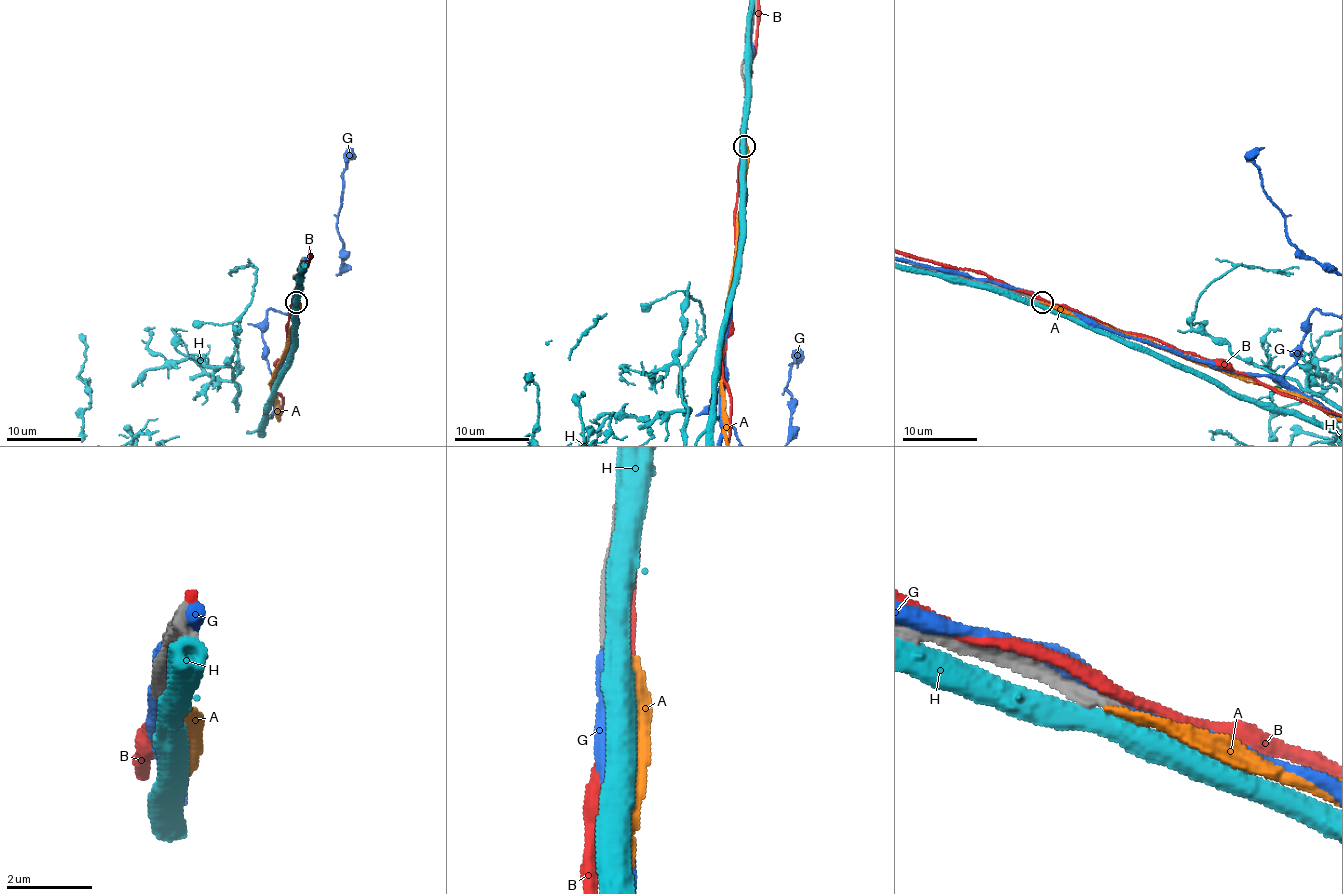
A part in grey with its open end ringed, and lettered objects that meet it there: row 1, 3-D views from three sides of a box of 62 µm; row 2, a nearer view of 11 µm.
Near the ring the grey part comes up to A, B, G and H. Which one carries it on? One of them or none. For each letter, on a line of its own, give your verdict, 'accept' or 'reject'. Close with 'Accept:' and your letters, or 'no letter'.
A: accept
B: reject
G: reject
H: reject
Accept: A

